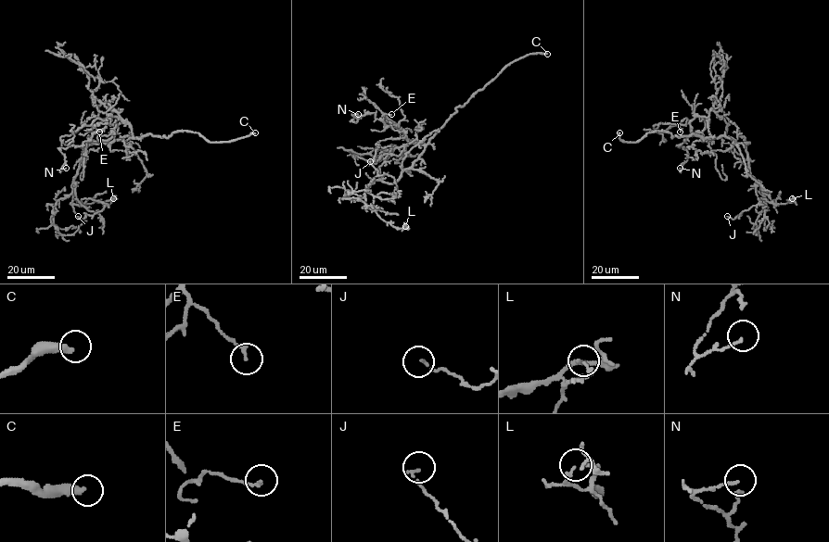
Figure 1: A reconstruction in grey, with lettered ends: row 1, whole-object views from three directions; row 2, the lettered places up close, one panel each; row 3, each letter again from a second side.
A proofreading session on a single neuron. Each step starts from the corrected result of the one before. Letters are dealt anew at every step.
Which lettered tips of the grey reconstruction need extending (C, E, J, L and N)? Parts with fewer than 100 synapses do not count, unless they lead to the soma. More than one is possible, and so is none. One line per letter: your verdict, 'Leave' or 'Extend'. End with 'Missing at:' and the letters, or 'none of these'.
C: Extend
E: Leave
J: Leave
L: Leave
N: Leave
Missing at: C

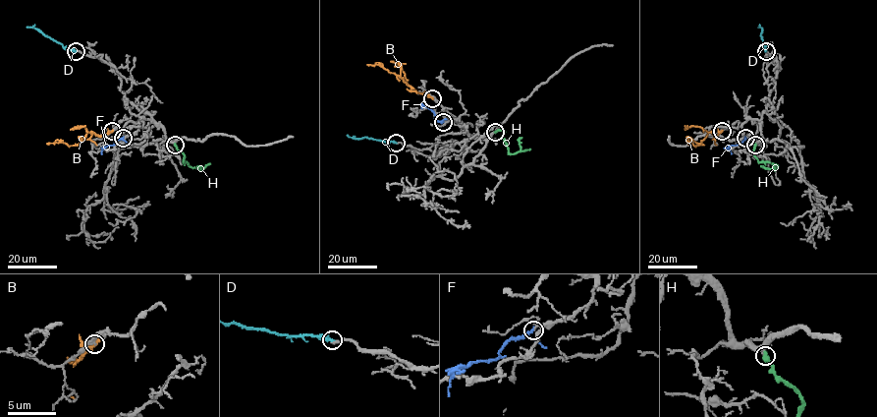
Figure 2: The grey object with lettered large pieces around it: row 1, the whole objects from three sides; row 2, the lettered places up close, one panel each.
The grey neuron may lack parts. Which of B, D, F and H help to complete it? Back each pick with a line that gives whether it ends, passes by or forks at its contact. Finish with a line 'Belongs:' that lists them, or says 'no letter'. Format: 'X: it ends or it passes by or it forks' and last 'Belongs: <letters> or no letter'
D: it ends
Belongs: D

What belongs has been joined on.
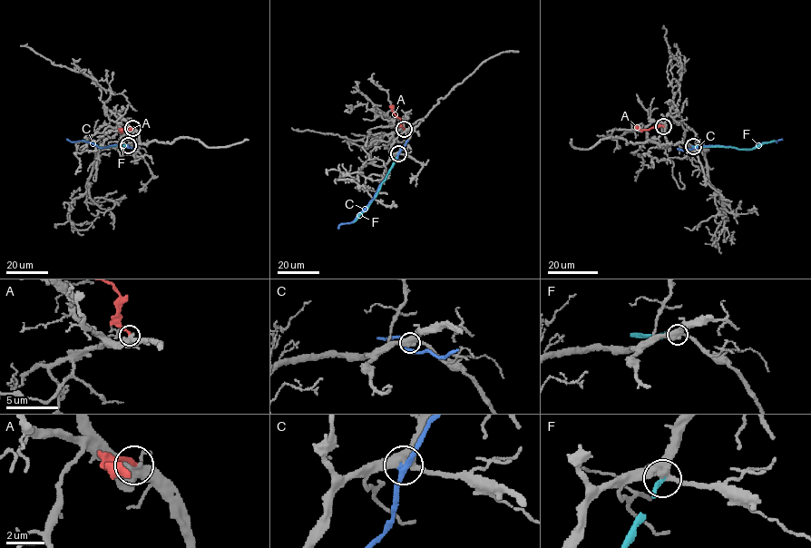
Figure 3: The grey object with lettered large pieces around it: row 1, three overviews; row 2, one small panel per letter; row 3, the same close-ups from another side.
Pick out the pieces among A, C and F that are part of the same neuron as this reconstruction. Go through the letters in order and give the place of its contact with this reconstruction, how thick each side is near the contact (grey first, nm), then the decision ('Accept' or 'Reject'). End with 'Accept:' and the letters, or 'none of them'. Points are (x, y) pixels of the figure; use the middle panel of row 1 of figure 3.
A: Touches grey at (404, 129). Thickness 400 nm (grey) against 240 nm. Reject
C: Touches grey at (398, 153). Thickness 400 nm (grey) against 280 nm. Reject
F: Touches grey at (398, 153). Thickness 400 nm (grey) against 280 nm. Accept
Accept: F

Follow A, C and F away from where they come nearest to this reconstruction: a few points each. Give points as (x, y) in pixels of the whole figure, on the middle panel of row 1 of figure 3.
A: (404, 129), (401, 120), (389, 106)
C: (398, 153), (369, 204), (354, 220), (342, 223), (338, 229)
F: (398, 153), (375, 198), (353, 222)

